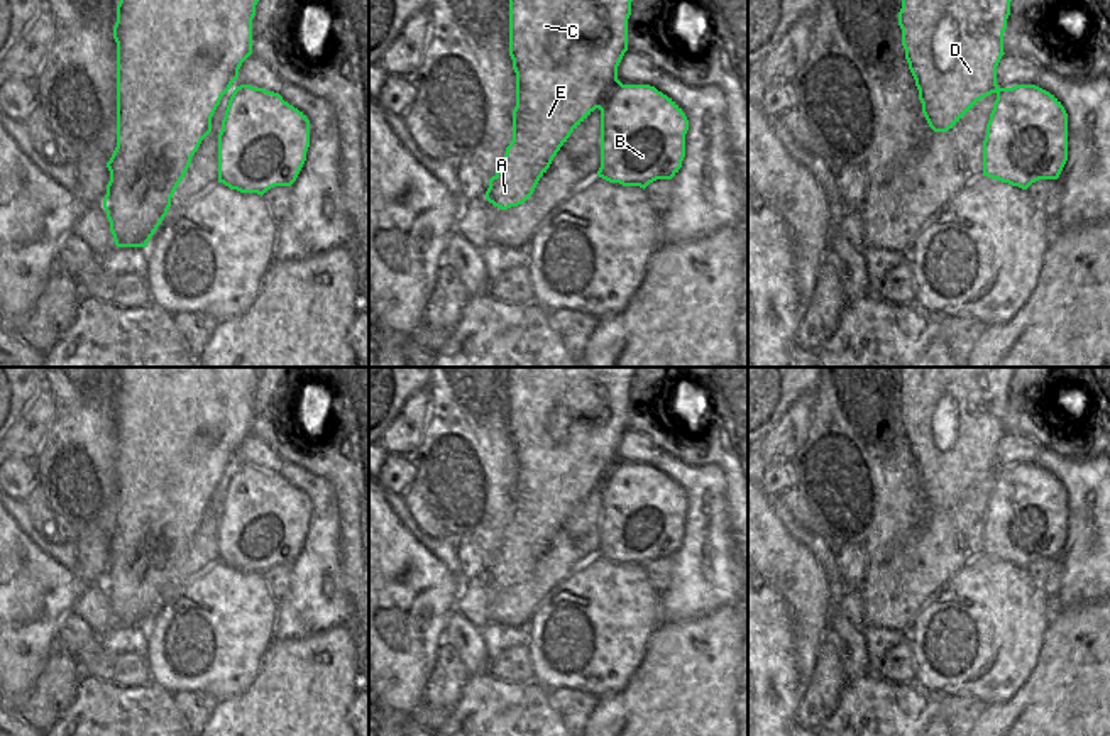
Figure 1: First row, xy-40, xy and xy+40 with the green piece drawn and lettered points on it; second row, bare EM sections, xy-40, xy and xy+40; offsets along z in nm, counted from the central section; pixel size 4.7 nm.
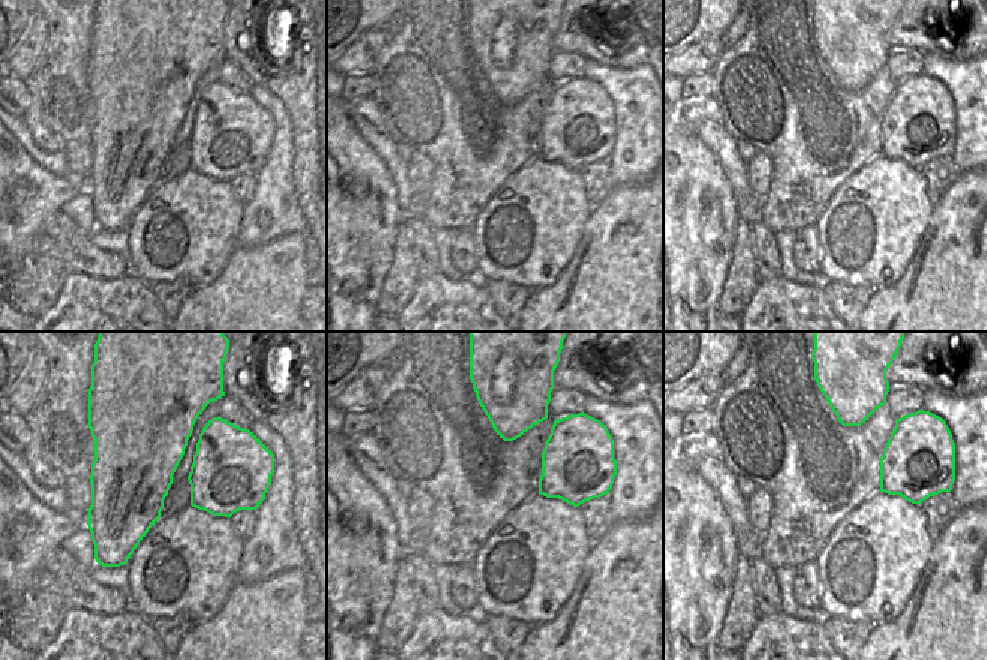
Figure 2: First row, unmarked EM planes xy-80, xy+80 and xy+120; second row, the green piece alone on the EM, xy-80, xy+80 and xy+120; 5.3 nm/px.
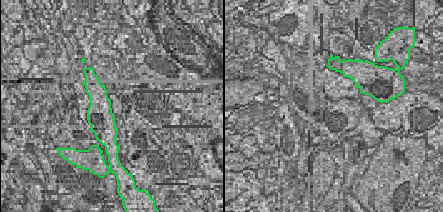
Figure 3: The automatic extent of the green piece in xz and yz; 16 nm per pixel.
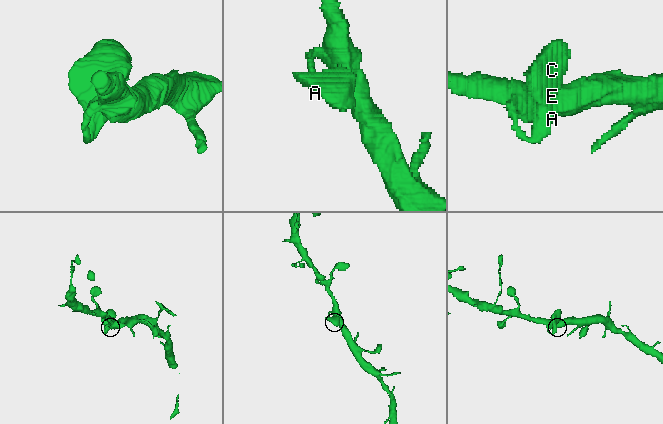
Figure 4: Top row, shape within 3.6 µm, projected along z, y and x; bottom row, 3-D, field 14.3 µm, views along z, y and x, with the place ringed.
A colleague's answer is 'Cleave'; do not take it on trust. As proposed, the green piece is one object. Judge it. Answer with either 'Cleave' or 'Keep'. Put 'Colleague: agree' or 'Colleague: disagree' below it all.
Keep
Colleague: disagree

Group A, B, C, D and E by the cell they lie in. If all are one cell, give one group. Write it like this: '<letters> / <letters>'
A B C D E

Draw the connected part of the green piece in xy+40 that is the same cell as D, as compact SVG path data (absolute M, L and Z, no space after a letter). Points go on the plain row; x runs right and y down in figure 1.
M898 367L902 374L902 387L898 391L898 404L902 408L902 425L905 428L905 438L909 448L915 459L919 469L919 479L922 482L922 492L934 511L948 511L953 508L981 477L995 472L997 479L986 503L986 516L983 519L983 555L1008 562L1027 568L1032 562L1039 558L1058 558L1066 540L1068 540L1068 492L1061 481L1049 470L1036 464L1015 464L1012 467L1000 467L997 464L997 445L1003 431L1003 411L1007 408L1007 398L1010 394L1010 381L1014 377L1015 367Z

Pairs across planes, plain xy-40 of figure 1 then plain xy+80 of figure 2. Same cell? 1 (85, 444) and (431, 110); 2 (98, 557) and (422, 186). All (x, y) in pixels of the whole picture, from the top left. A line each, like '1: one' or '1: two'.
1: one
2: one

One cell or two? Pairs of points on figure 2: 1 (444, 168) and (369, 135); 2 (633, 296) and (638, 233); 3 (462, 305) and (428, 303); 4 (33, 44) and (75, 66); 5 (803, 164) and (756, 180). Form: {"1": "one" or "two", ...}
{"1": "two", "2": "one", "3": "one", "4": "two", "5": "two"}

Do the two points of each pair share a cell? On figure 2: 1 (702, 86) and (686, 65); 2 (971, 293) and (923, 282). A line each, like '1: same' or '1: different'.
1: different
2: same

